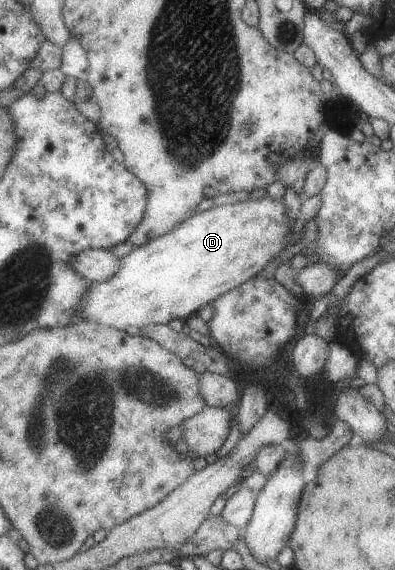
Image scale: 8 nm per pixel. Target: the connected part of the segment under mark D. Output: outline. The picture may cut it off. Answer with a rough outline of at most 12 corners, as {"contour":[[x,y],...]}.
{"contour":[[284,197],[200,211],[93,282],[87,320],[186,321],[297,243]]}

